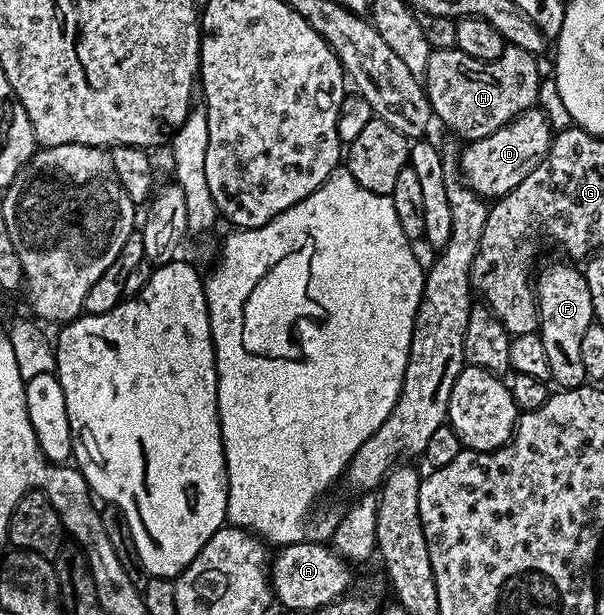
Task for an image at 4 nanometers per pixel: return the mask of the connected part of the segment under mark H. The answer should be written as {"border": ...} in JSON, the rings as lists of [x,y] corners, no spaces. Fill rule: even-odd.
{"border":[[[508,45],[498,59],[486,63],[456,49],[433,49],[423,76],[425,96],[429,98],[434,116],[442,119],[458,135],[458,140],[482,139],[536,104],[533,102],[541,87],[537,63],[538,56],[527,53],[527,49]]]}

